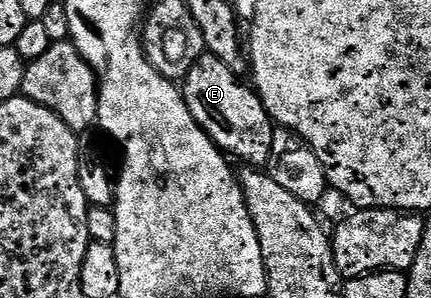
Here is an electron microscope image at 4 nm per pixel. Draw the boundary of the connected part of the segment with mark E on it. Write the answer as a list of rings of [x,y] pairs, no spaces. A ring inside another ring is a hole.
[[[206,55],[183,78],[185,102],[191,115],[205,128],[205,134],[218,149],[234,158],[242,157],[249,164],[246,166],[265,167],[269,163],[275,122],[257,96],[256,88],[245,86],[241,81],[244,80],[233,73],[227,63]],[[224,121],[229,125],[221,125]]]

